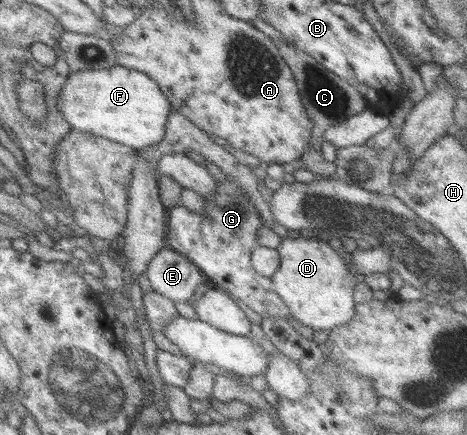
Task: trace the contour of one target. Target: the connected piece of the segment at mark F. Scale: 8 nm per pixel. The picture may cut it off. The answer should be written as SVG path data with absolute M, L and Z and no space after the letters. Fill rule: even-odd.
M117 64L107 69L70 73L56 97L56 106L71 130L104 137L136 151L161 141L171 110L152 79Z

